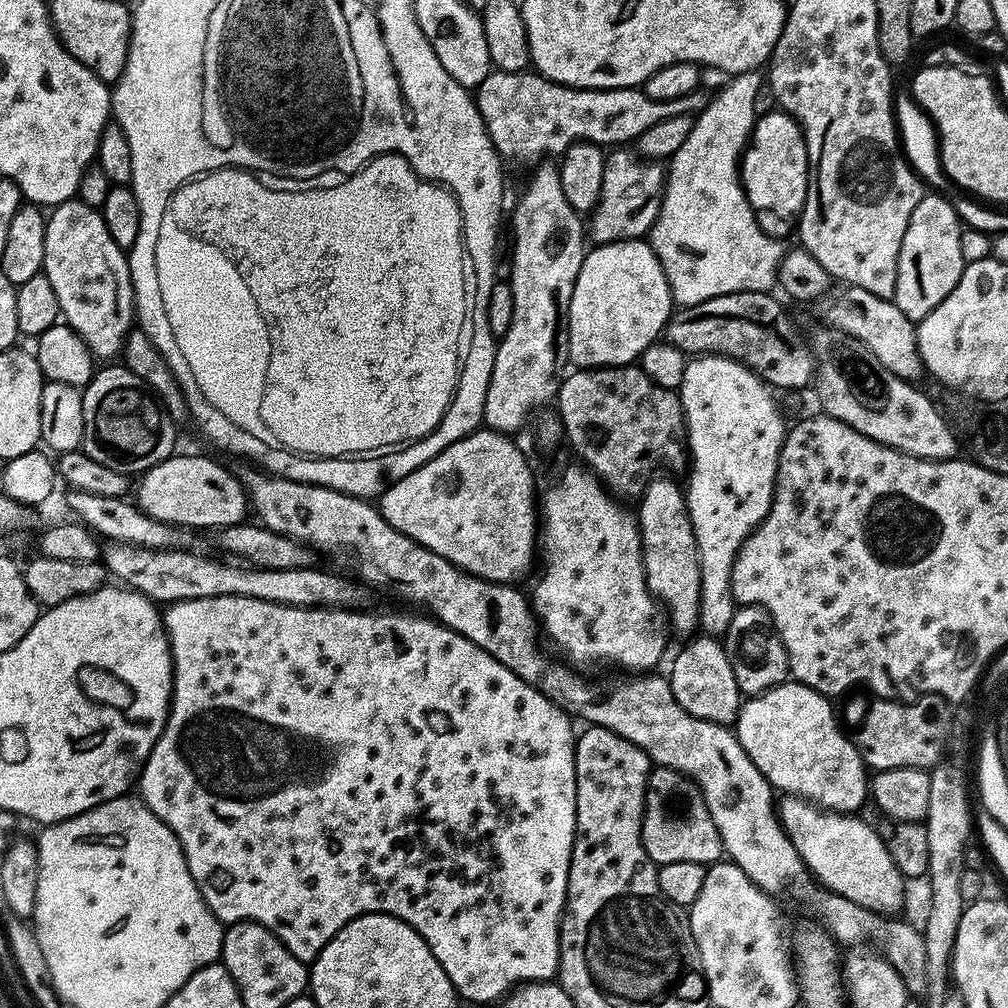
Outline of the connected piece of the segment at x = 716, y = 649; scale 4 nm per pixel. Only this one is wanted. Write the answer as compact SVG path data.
M703 634L693 635L689 640L692 641L673 658L672 672L667 673L668 685L678 706L694 714L694 718L725 726L735 725L742 693L738 690L738 682L734 682L734 670L730 670L730 658L726 658L723 643L715 636Z

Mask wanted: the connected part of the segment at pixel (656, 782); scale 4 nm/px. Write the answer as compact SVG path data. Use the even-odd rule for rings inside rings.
M659 766L648 773L642 842L646 846L646 854L657 866L670 862L698 862L707 866L717 863L724 856L718 826L714 826L714 818L710 818L710 810L698 785L678 770Z

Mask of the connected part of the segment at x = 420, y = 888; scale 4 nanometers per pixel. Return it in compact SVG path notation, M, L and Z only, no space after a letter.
M241 596L177 600L175 604L167 605L162 619L164 630L168 634L168 647L172 649L172 702L168 705L168 719L164 722L162 734L153 744L148 761L144 763L144 770L138 781L138 792L148 809L158 814L158 818L162 818L162 822L166 822L170 830L174 830L184 851L186 866L190 866L190 874L202 898L210 906L212 913L225 925L236 924L239 920L252 920L255 924L266 926L288 947L294 958L311 962L316 959L322 946L326 946L326 942L330 942L330 938L334 938L334 934L338 934L338 930L342 930L342 926L346 926L354 918L371 912L397 916L430 946L434 958L438 958L442 970L446 970L461 1001L473 1000L476 1004L492 1006L497 1000L507 996L513 988L521 984L551 981L560 970L560 917L564 914L572 843L576 837L577 733L572 732L573 721L569 713L558 707L550 697L541 694L535 686L527 684L522 678L518 678L518 674L502 666L502 662L486 654L486 650L474 646L474 642L450 630L439 620L427 615L399 616L396 612L384 612L381 616L375 616L372 612L364 611L346 608L295 608Z

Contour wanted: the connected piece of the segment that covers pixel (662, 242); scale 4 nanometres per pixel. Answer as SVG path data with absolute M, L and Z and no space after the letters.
M759 71L742 72L731 77L732 80L717 96L713 95L708 101L708 105L693 119L692 129L686 142L682 142L682 146L678 146L678 150L670 157L666 164L666 183L664 186L664 197L660 203L660 213L654 222L654 226L647 234L647 241L652 245L654 254L658 258L658 262L662 262L662 270L668 279L668 285L672 291L672 299L680 308L689 308L695 304L706 302L710 298L718 298L726 294L734 294L735 292L772 292L777 287L778 281L776 275L780 269L780 262L786 251L786 244L783 239L768 236L762 230L762 226L758 226L754 210L750 206L748 196L744 192L744 186L740 178L740 166L742 163L742 153L751 137L752 129L755 128L758 119L758 111L756 112L756 99L760 96L760 88L762 92L762 76Z

